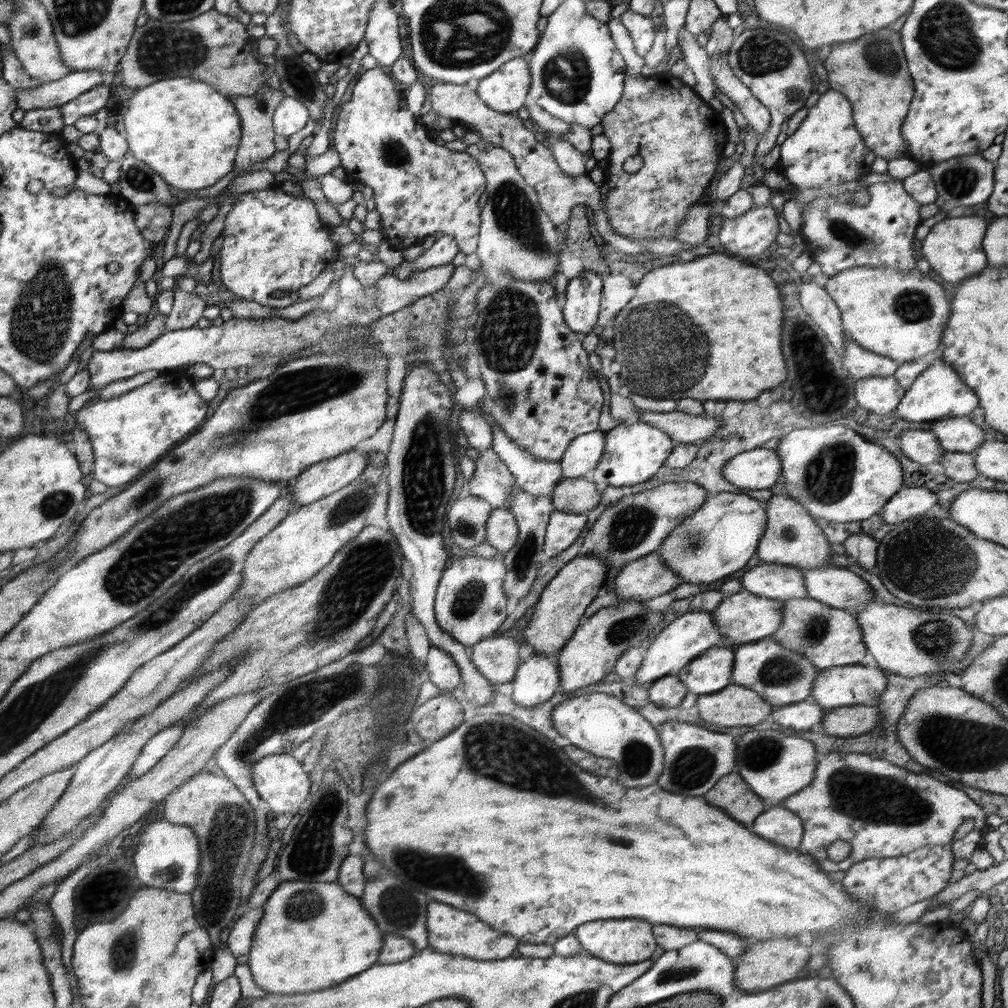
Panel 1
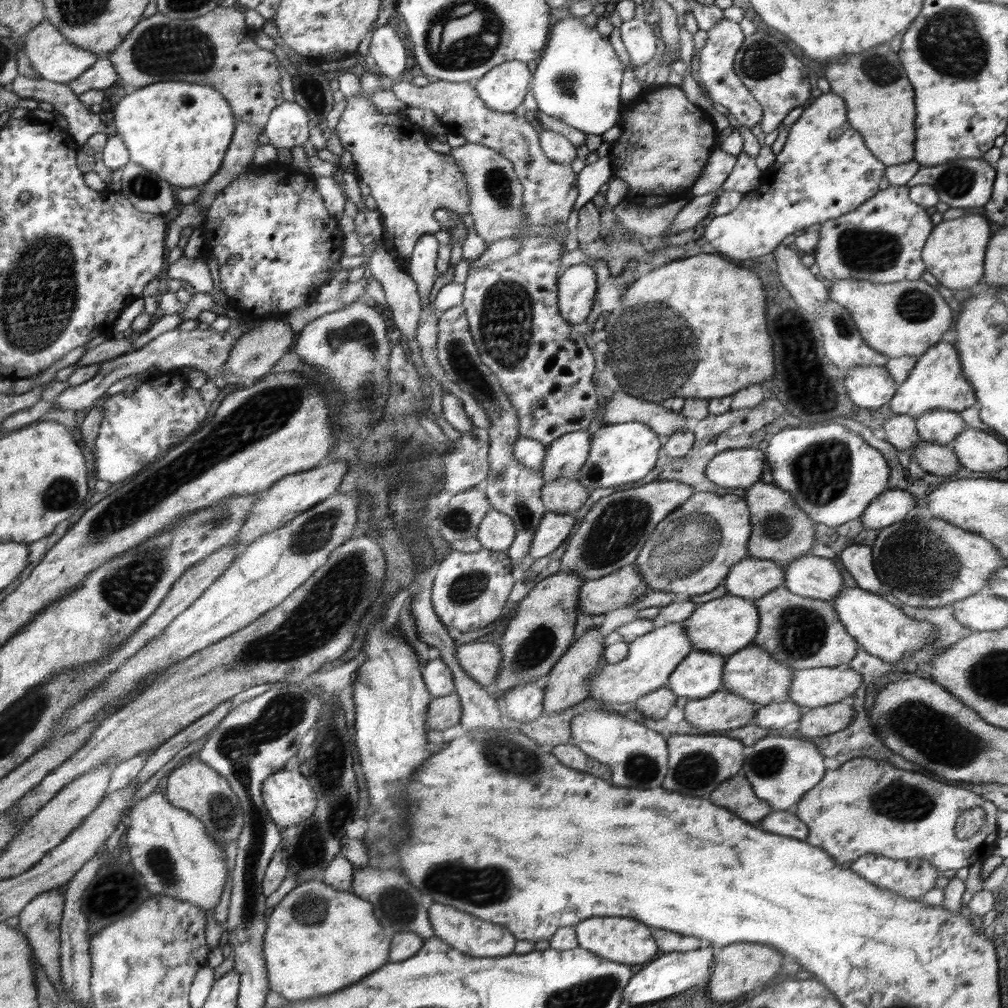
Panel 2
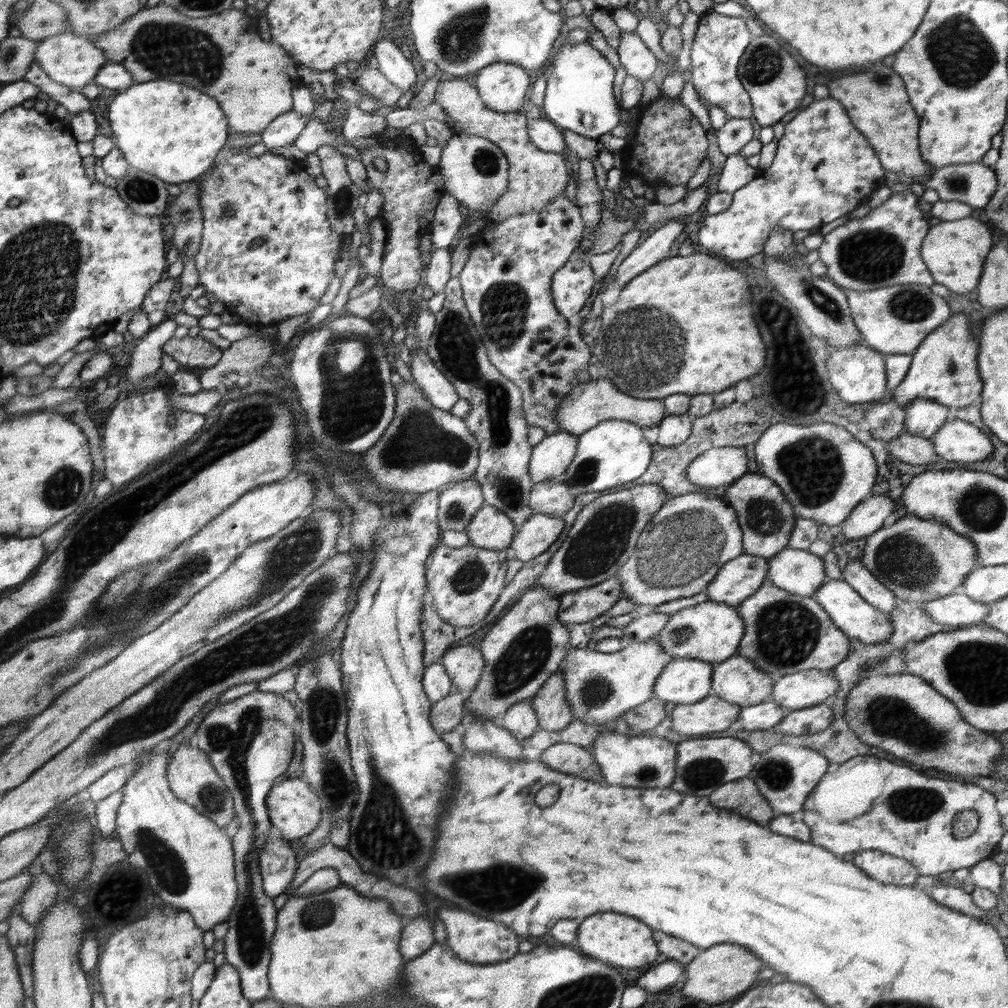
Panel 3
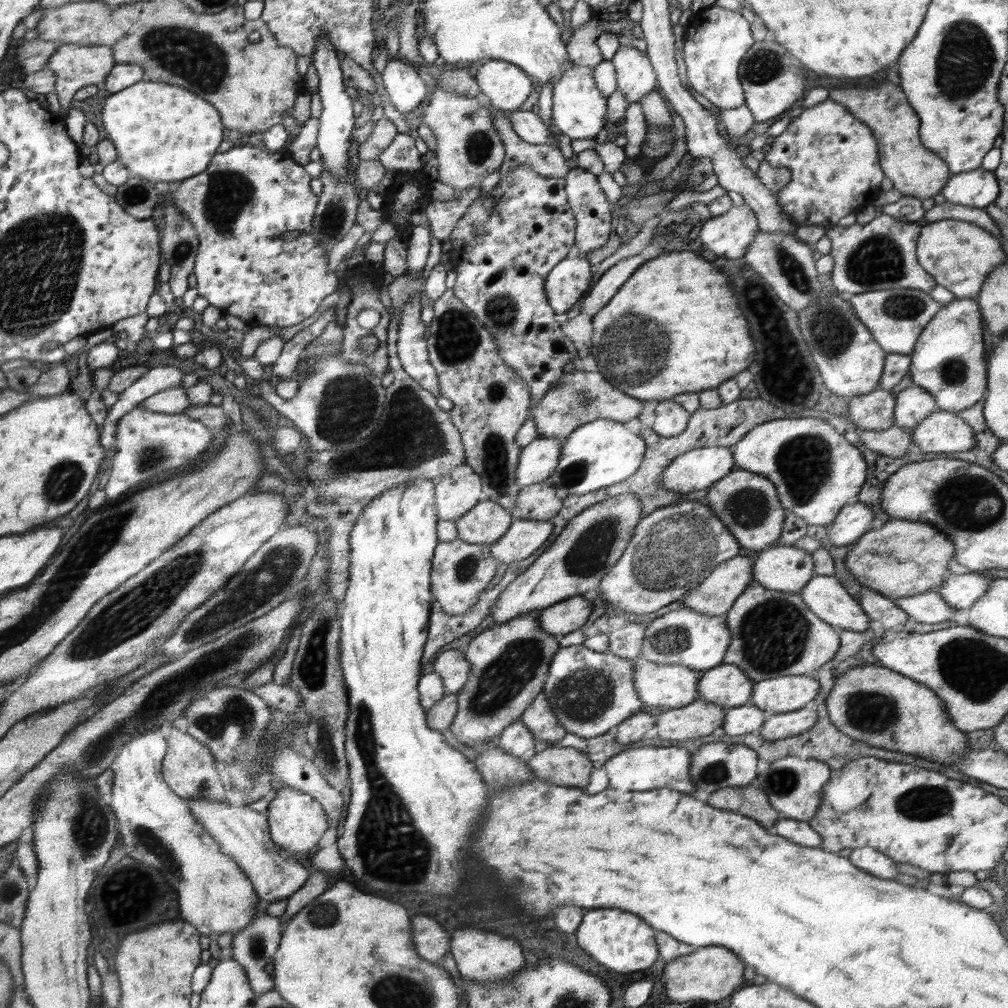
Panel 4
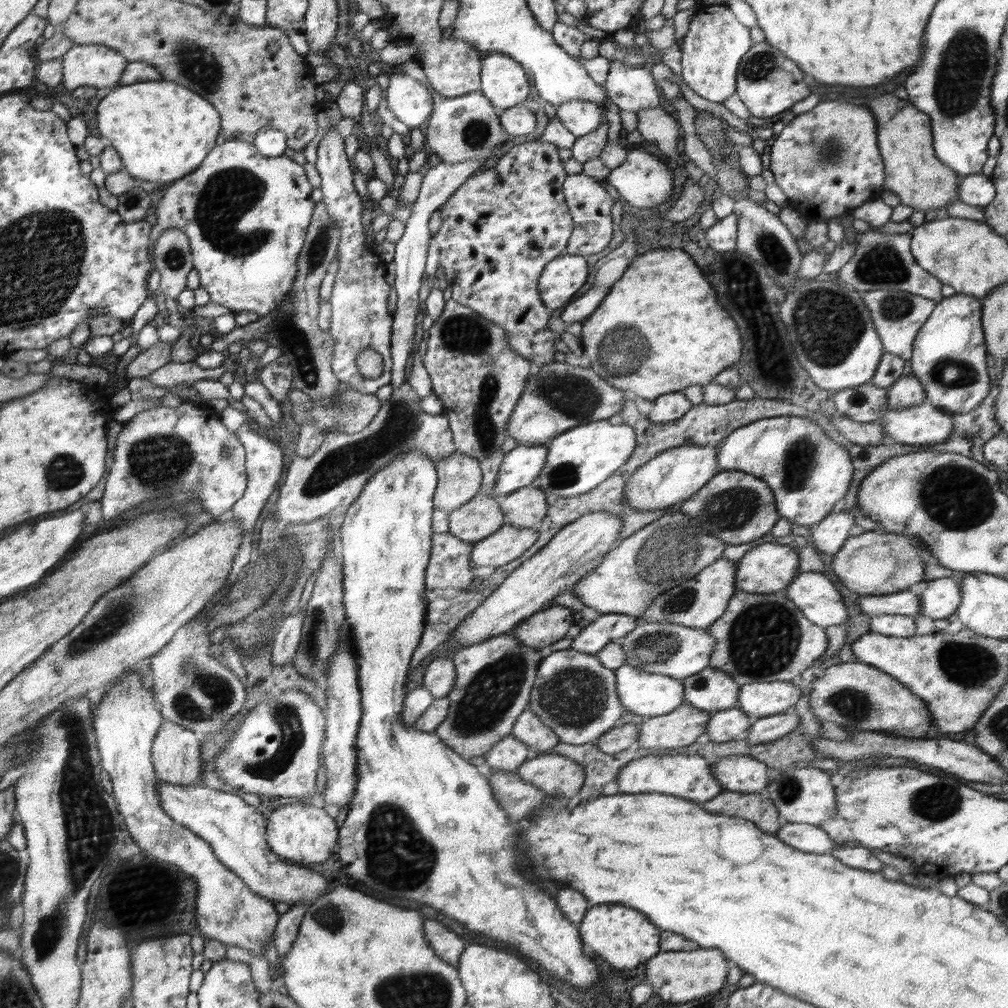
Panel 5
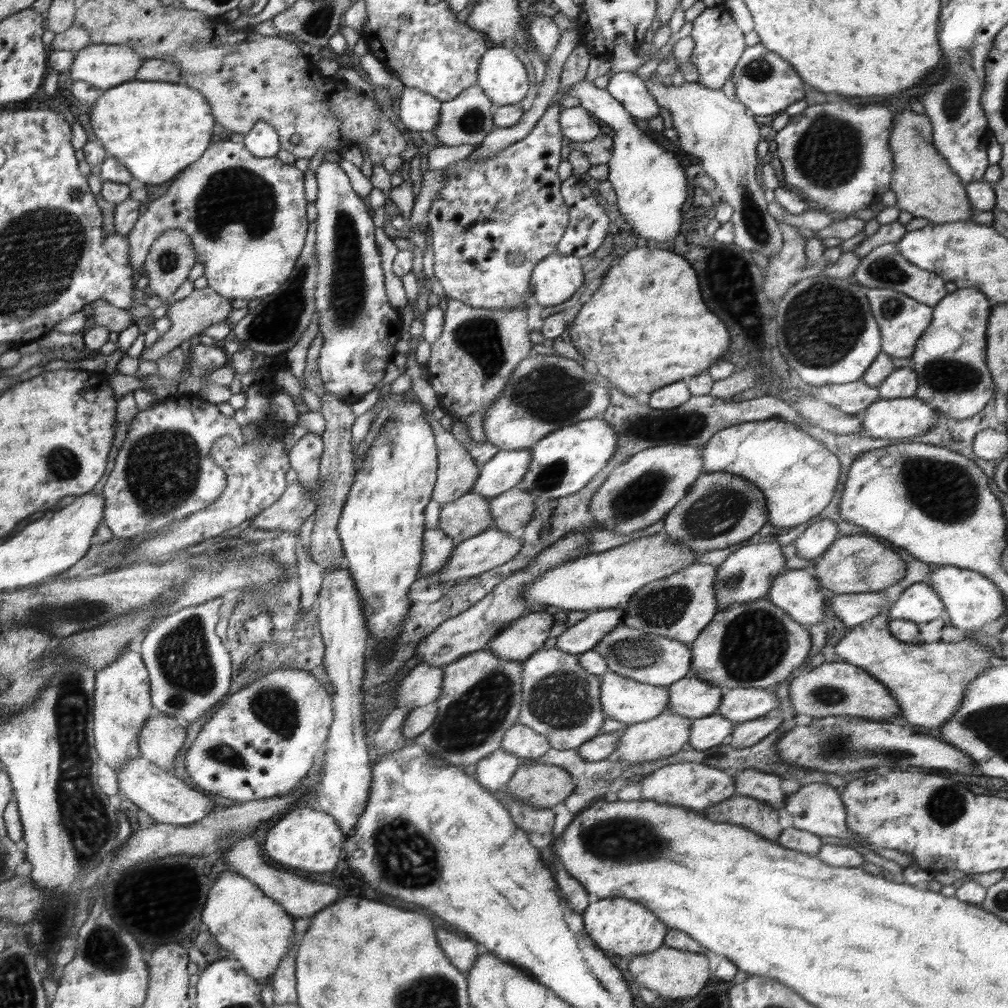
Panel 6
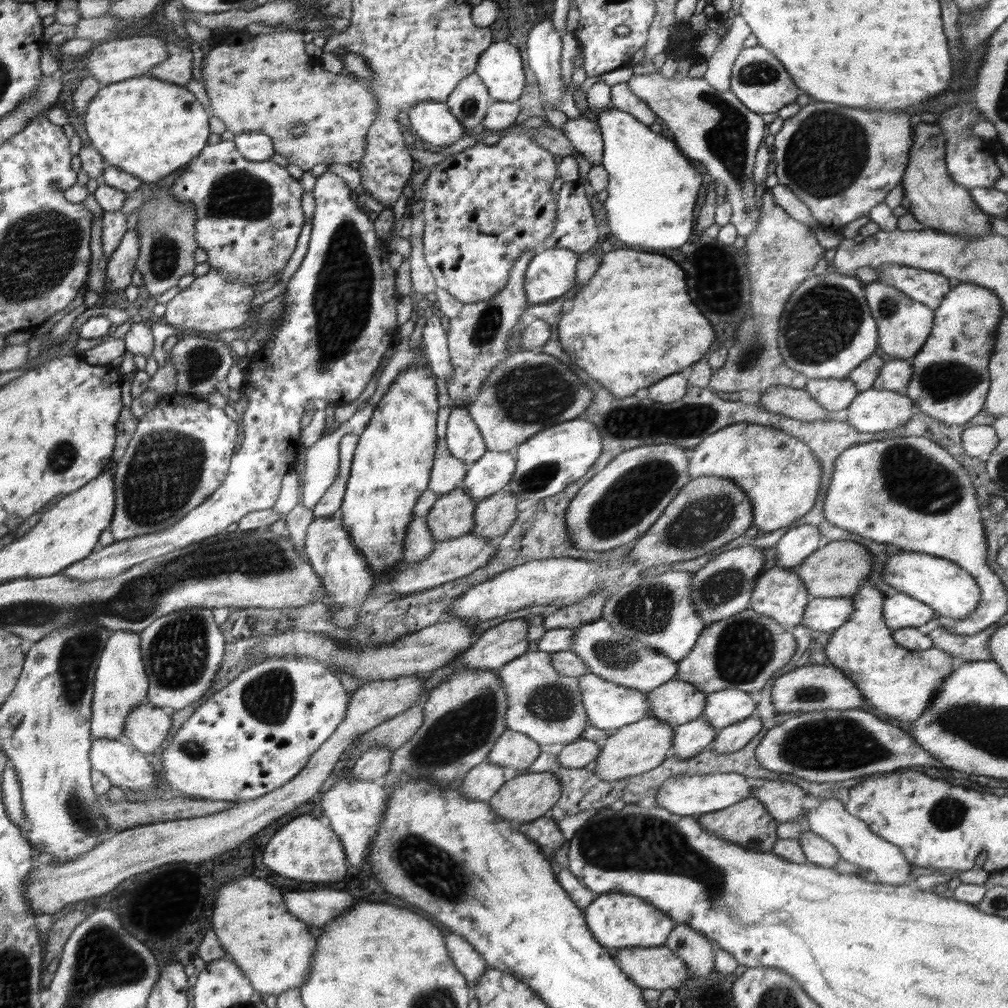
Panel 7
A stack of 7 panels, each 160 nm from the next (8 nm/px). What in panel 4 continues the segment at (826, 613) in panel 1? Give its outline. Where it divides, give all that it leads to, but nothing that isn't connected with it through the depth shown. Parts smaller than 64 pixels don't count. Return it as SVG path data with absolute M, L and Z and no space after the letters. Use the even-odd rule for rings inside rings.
M754 582L739 596L726 616L732 639L722 663L738 665L754 682L779 676L808 675L834 659L841 646L840 630L812 612L799 593L767 589Z

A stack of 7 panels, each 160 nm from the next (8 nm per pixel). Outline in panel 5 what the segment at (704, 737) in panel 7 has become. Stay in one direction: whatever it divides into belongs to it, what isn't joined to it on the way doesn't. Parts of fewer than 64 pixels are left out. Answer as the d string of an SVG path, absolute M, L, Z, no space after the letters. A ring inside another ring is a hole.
M738 707L712 713L707 733L712 742L728 742L740 739L750 728L753 719Z

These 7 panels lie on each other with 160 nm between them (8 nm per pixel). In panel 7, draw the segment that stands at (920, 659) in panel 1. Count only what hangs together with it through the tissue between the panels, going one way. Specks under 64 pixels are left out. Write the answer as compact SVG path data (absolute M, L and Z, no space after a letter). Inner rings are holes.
M776 566L757 579L749 608L790 629L803 622L809 604L808 593L796 573Z

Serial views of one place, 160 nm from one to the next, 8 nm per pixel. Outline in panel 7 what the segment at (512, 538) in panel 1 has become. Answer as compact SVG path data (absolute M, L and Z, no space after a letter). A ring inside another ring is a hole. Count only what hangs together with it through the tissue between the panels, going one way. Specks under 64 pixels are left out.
M458 486L449 494L439 496L425 519L435 540L446 541L473 530L476 508L473 498Z

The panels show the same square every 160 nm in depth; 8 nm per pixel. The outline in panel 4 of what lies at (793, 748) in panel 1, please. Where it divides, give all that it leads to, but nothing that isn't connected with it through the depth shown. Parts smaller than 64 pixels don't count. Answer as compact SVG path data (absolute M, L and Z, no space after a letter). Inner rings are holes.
M784 756L776 762L761 762L757 768L755 785L768 794L772 806L782 812L782 819L796 819L804 822L812 820L824 800L825 786L829 783L832 769L820 760Z

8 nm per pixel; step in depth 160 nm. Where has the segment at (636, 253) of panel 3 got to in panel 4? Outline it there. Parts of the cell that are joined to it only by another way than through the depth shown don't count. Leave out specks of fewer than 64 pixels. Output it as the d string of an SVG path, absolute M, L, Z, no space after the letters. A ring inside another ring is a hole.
M642 254L625 258L617 262L594 284L594 289L590 295L582 301L580 305L580 314L588 314L594 317L608 302L614 297L614 294L628 281L628 276L632 276L636 269L645 263Z

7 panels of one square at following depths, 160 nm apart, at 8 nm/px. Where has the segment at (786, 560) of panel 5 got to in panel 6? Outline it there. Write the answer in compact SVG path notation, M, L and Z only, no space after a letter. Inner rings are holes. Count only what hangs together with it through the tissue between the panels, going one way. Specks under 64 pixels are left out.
M775 540L767 543L740 544L736 552L728 555L724 563L717 566L718 575L715 576L715 593L719 602L718 611L735 604L748 603L765 598L767 592L773 588L778 574L782 572L786 558Z

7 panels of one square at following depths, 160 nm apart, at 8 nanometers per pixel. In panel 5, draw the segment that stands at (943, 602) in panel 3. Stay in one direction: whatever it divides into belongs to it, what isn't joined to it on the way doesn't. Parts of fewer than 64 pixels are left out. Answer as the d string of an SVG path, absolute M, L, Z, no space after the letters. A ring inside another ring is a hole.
M910 589L882 595L860 597L860 608L869 618L879 614L901 614L915 619L921 615L920 595Z

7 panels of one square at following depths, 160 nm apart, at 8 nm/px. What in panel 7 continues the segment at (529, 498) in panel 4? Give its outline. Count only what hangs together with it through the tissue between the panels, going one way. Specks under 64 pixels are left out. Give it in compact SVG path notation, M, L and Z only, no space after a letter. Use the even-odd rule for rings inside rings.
M498 491L487 496L480 503L476 504L475 527L470 533L486 537L487 539L505 535L518 519L519 511L516 509L516 504L519 501L514 493L509 493L508 491Z

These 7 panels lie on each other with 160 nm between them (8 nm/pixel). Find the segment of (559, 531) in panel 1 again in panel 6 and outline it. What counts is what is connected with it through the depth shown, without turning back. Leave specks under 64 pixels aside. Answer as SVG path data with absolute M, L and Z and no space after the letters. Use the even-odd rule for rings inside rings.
M492 526L482 534L457 544L445 568L435 572L435 574L431 574L431 576L424 577L431 577L439 582L441 580L442 583L461 582L470 577L481 575L483 572L493 570L493 568L500 567L501 564L508 563L511 559L518 556L522 547L523 540L519 538L518 534L515 534L515 537L512 538L509 533L502 532L502 529Z

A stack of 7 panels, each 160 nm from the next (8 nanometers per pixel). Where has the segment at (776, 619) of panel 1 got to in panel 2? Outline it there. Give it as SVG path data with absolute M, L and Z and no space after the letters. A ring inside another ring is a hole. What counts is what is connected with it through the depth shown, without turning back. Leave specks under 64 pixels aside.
M726 594L698 604L697 609L680 623L683 624L683 629L687 632L694 651L718 653L728 658L752 644L759 632L760 616L753 600Z

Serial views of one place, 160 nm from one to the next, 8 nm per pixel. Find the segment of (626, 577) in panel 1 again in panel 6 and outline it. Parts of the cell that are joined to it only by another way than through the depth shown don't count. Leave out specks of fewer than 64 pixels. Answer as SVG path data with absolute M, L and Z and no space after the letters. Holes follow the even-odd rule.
M548 611L530 613L510 623L482 649L522 662L543 648L552 626L554 617Z

